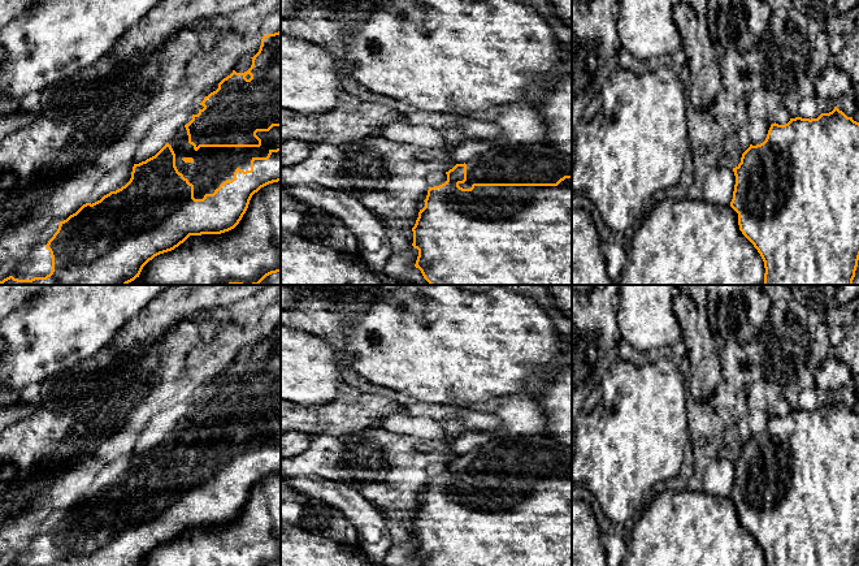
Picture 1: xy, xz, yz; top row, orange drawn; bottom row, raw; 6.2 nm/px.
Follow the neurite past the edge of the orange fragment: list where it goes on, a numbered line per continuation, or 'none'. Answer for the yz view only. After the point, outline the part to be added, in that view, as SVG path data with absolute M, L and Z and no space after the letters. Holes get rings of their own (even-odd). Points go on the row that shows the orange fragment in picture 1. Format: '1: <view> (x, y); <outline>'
none

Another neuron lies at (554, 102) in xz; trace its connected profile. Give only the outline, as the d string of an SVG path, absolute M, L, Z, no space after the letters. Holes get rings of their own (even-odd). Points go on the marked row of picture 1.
M572 73L552 77L530 101L545 120L543 142L572 157Z

